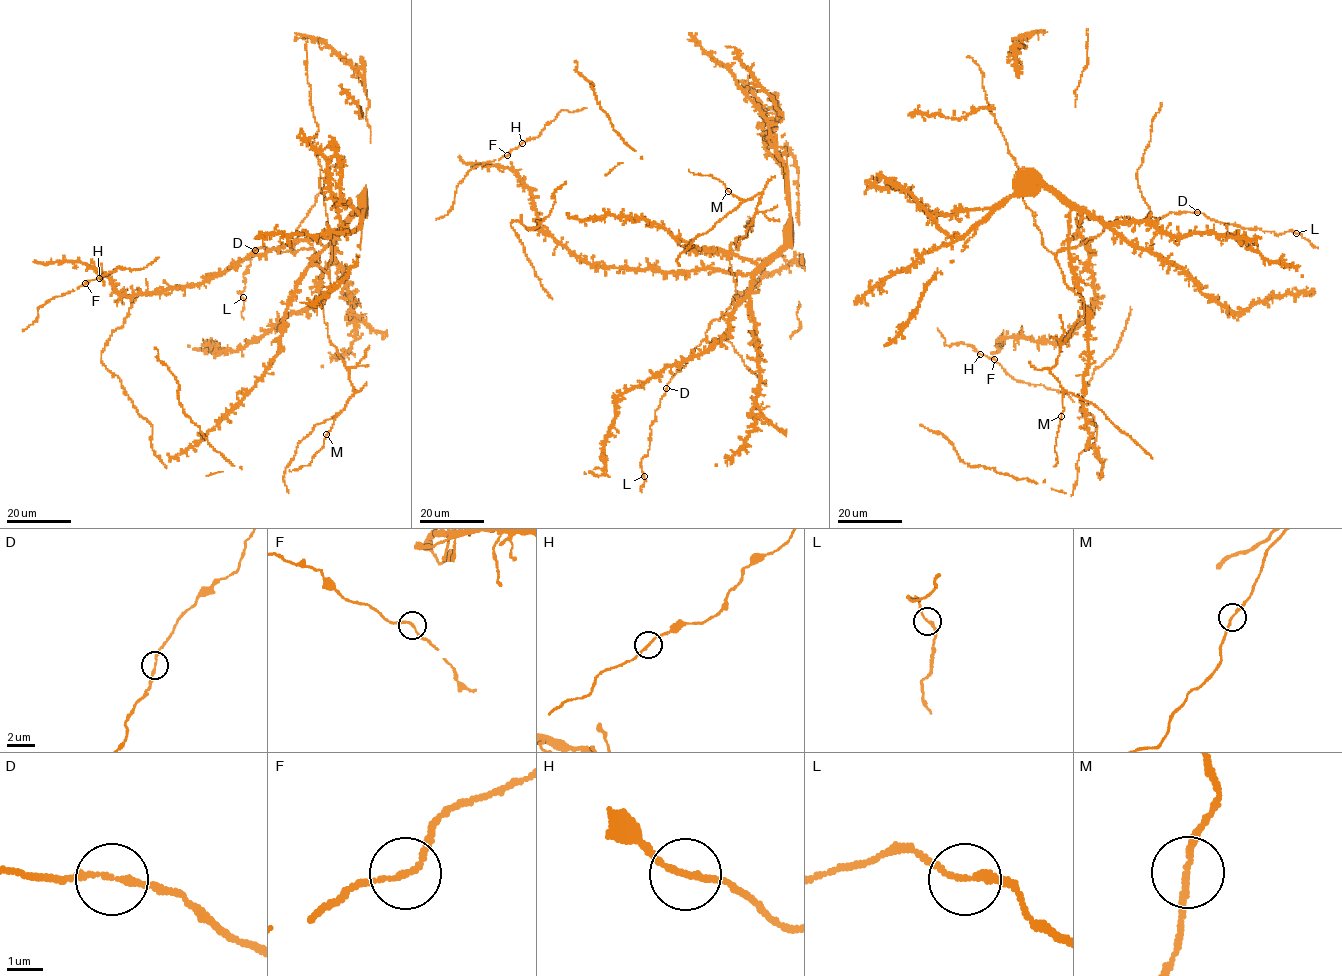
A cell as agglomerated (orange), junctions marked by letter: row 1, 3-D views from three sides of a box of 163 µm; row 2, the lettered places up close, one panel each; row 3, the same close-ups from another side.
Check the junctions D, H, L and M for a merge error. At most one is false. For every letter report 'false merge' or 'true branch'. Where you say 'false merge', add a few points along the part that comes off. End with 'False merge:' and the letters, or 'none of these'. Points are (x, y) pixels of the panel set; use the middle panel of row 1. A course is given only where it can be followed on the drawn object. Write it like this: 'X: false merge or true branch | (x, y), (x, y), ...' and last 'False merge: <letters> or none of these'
D: true branch
H: true branch
L: true branch
M: true branch
False merge: none of these

